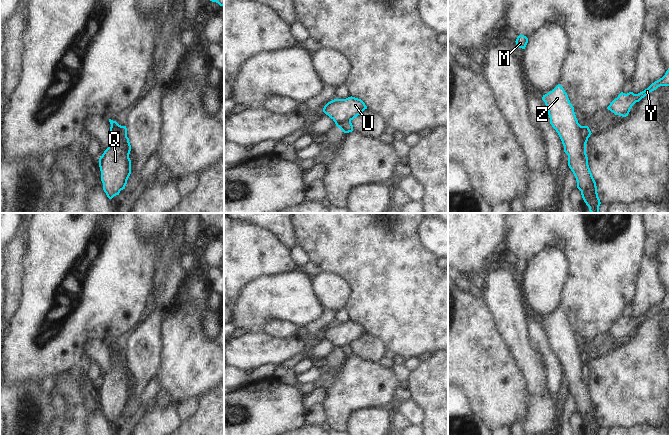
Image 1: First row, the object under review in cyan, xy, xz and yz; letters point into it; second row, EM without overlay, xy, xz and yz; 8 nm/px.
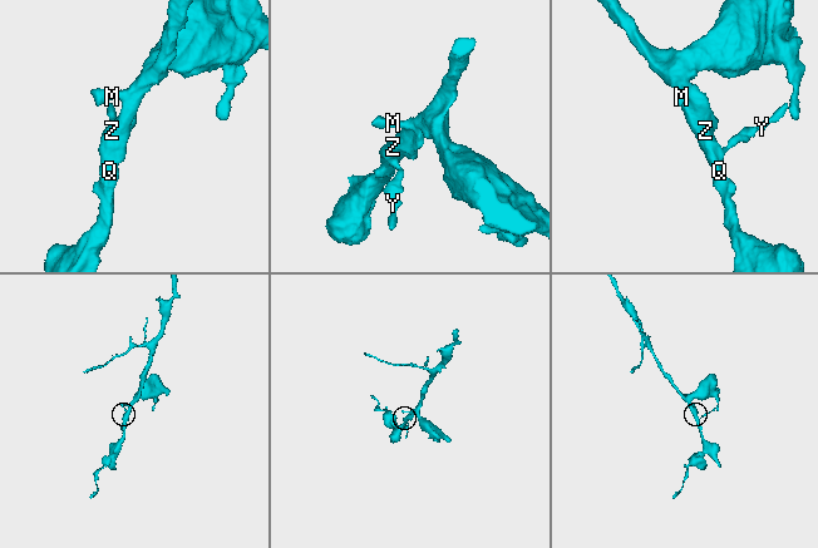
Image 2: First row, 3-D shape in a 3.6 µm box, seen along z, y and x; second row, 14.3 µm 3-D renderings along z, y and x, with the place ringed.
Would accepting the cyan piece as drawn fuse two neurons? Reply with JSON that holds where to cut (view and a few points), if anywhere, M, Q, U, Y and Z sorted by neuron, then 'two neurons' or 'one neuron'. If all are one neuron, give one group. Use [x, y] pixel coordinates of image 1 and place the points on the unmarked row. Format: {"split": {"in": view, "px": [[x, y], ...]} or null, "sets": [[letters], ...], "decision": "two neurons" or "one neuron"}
{"split": {"in": "xy", "px": [[122, 350], [120, 360], [125, 369]]}, "sets": [["M", "Q", "U", "Z"], ["Y"]], "decision": "two neurons"}

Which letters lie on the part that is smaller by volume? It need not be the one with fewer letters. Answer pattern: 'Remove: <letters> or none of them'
Remove: Y

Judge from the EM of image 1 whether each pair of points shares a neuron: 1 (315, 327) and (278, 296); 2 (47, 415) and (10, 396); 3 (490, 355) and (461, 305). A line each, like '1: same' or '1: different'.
1: different
2: same
3: same

